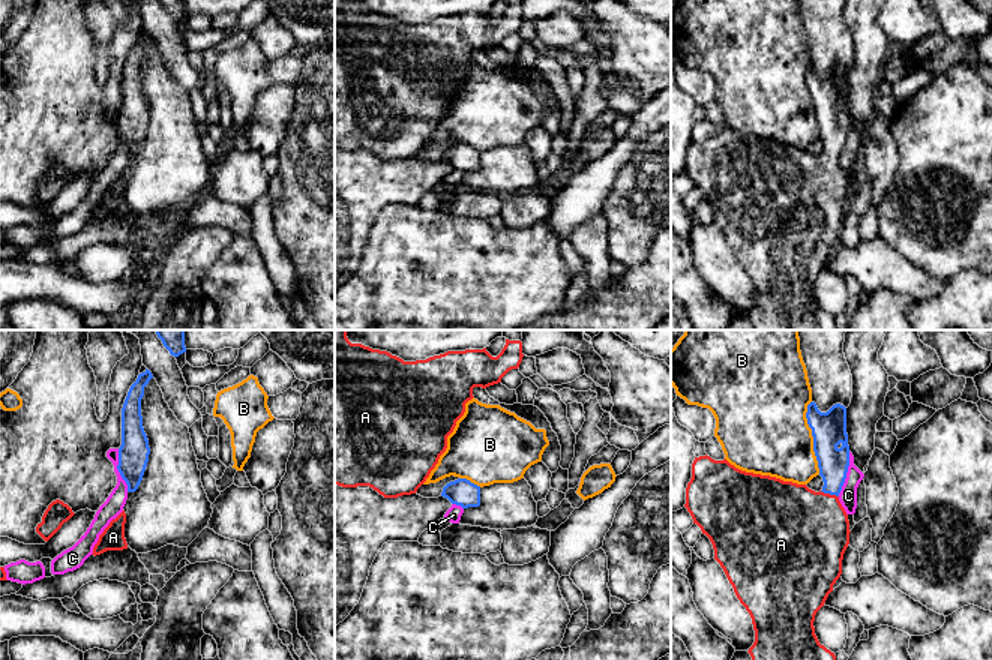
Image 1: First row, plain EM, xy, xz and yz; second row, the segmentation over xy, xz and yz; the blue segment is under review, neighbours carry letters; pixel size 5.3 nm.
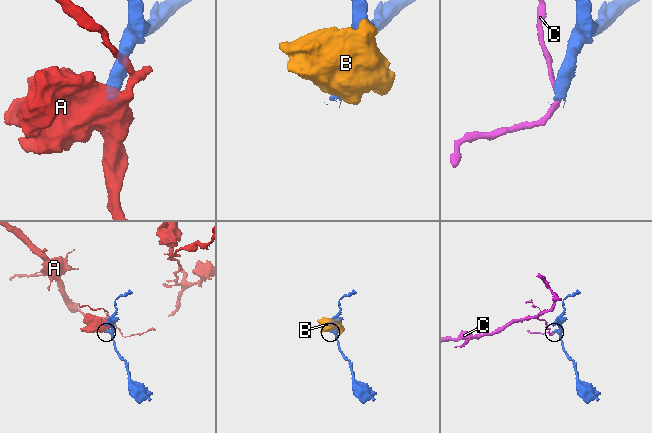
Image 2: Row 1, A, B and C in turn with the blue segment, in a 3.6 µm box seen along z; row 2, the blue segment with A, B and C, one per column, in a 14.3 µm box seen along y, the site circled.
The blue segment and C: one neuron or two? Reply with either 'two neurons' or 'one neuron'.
two neurons

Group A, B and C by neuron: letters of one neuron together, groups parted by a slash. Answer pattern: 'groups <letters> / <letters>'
groups A / B / C

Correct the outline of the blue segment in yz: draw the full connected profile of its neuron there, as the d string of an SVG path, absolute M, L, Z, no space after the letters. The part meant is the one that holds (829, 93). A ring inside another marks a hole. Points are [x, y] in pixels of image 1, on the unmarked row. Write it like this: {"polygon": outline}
{"polygon": "M810 66L806 82L824 146L819 156L746 136L726 123L714 124L707 118L695 122L686 152L684 171L710 202L714 224L752 282L755 306L747 316L753 330L836 330L836 320L819 308L813 285L842 238L849 208L849 184L839 165L849 130L846 72L836 68L821 76Z"}

